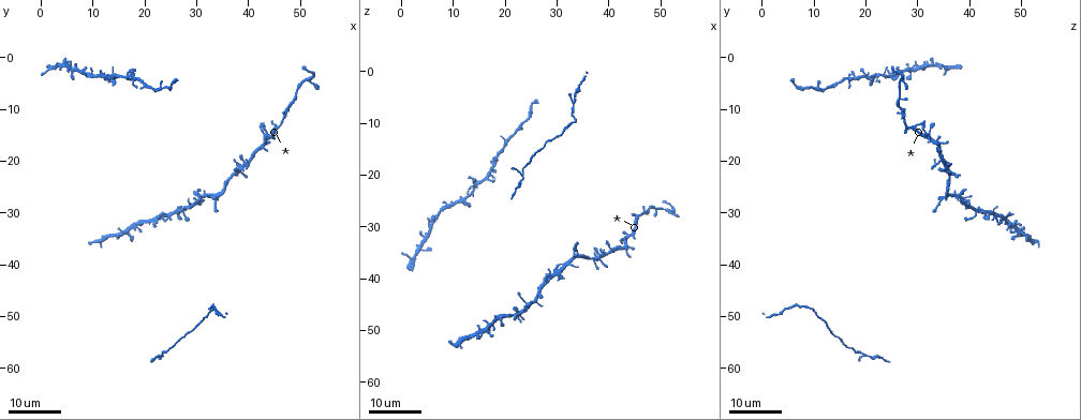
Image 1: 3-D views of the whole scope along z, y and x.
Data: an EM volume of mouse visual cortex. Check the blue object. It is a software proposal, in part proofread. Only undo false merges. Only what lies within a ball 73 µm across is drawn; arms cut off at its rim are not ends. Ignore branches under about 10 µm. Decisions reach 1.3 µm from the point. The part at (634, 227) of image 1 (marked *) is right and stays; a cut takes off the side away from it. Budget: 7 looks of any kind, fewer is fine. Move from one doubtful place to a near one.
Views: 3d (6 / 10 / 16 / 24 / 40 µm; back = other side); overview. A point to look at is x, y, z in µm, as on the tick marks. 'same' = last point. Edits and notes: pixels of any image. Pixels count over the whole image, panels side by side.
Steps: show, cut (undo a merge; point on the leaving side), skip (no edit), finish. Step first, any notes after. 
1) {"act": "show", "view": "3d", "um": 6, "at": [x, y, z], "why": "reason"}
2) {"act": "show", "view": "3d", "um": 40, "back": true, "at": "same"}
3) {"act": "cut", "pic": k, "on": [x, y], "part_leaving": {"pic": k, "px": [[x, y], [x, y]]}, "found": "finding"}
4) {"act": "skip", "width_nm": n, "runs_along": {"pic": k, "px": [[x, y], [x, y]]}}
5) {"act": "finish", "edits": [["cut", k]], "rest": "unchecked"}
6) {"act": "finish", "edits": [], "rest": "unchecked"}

{"act": "show", "view": "3d", "um": 24, "at": [37.5, 22.5, 36.0], "why": "sudden change in width"}

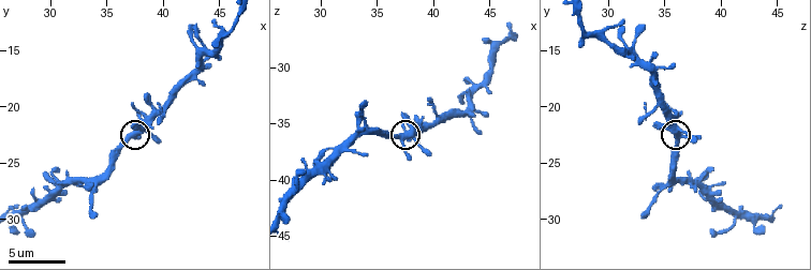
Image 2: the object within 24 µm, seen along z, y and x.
{"act": "show", "view": "3d", "um": 10, "at": [37.6, 22.4, 35.8]}

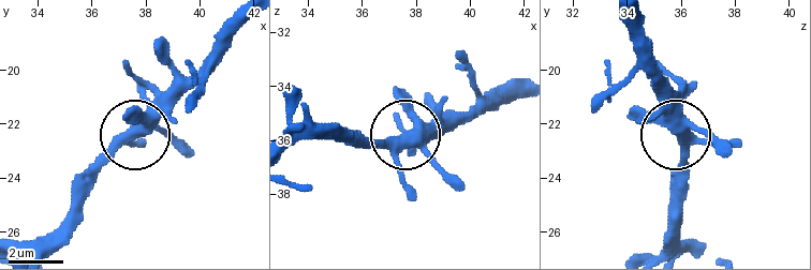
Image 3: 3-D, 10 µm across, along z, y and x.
{"act": "skip", "arms": 5, "runs_along": {"pic": 3, "px": [[624, 17], [675, 135], [680, 181]]}, "found": "all the same cell"}

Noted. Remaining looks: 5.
{"act": "show", "view": "3d", "um": 24, "at": [33.0, 47.5, 6.0], "why": "three-way junction"}

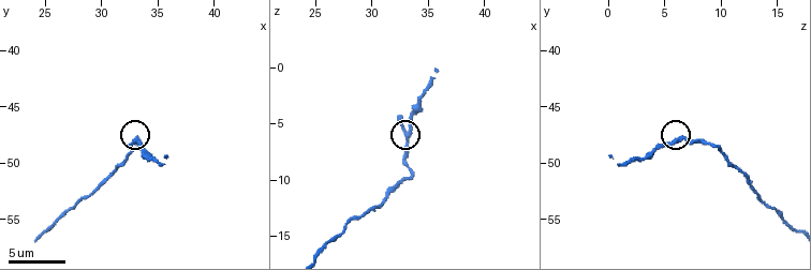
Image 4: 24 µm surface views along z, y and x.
{"act": "show", "view": "3d", "um": 6, "at": [33.2, 48.0, 6.2]}

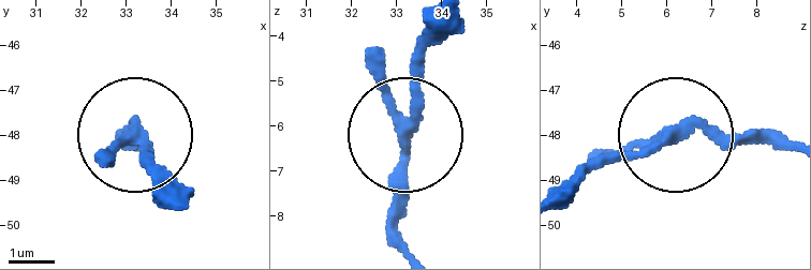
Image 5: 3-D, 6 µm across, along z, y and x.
{"act": "skip", "found": "one cell here"}

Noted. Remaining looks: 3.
{"act": "show", "view": "3d", "um": 10, "at": [32.4, 49.6, 10.6]}

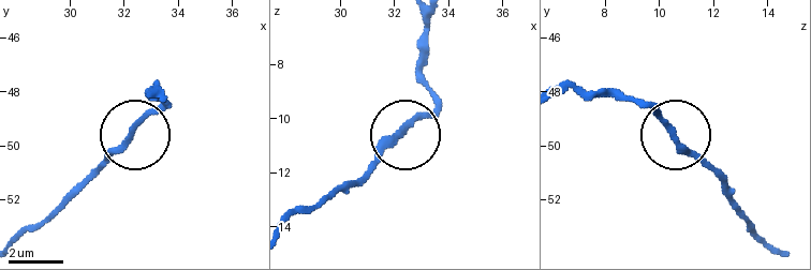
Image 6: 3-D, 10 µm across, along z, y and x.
{"act": "skip", "side_arm_um": 14, "found": "all the same cell"}

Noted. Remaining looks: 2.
{"act": "finish", "edits": [], "rest": "unchecked"}

